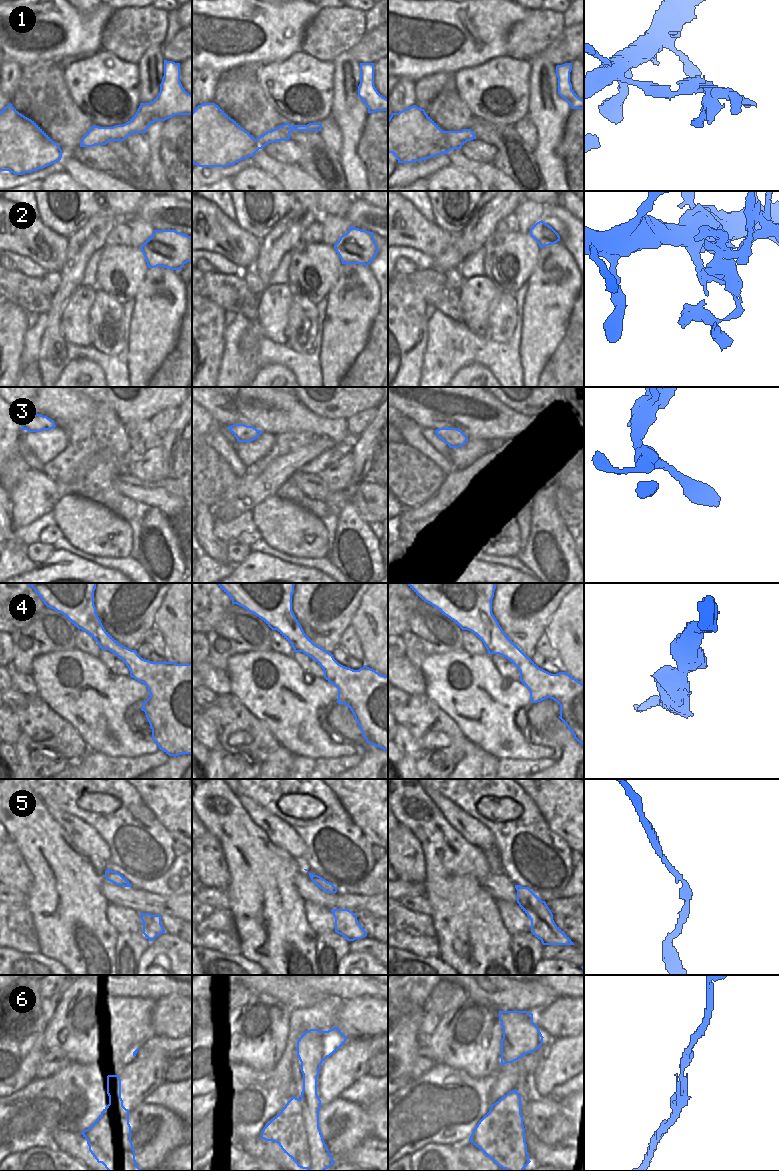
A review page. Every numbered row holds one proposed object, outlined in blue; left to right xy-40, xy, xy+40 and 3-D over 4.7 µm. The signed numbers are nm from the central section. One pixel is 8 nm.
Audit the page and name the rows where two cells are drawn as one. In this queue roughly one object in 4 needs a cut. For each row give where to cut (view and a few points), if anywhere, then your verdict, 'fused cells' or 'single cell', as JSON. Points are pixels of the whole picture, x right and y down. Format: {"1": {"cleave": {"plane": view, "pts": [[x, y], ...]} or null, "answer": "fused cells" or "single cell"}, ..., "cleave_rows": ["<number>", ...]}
{"1": {"cleave": {"plane": "xy", "pts": [[290, 126], [282, 139]]}, "answer": "fused cells"}, "2": {"cleave": {"plane": "xy+40", "pts": [[555, 232], [558, 240]]}, "answer": "fused cells"}, "3": {"cleave": null, "answer": "single cell"}, "4": {"cleave": null, "answer": "single cell"}, "5": {"cleave": null, "answer": "single cell"}, "6": {"cleave": null, "answer": "single cell"}, "cleave_rows": ["1", "2"]}

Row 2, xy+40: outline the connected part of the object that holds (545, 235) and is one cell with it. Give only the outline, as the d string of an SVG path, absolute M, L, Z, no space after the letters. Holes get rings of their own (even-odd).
M542 220L532 226L530 235L538 243L540 248L558 242L556 231Z

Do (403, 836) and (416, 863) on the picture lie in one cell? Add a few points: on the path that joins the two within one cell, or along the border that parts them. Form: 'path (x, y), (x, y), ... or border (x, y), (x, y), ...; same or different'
path (403, 844), (403, 852), (408, 859); same

